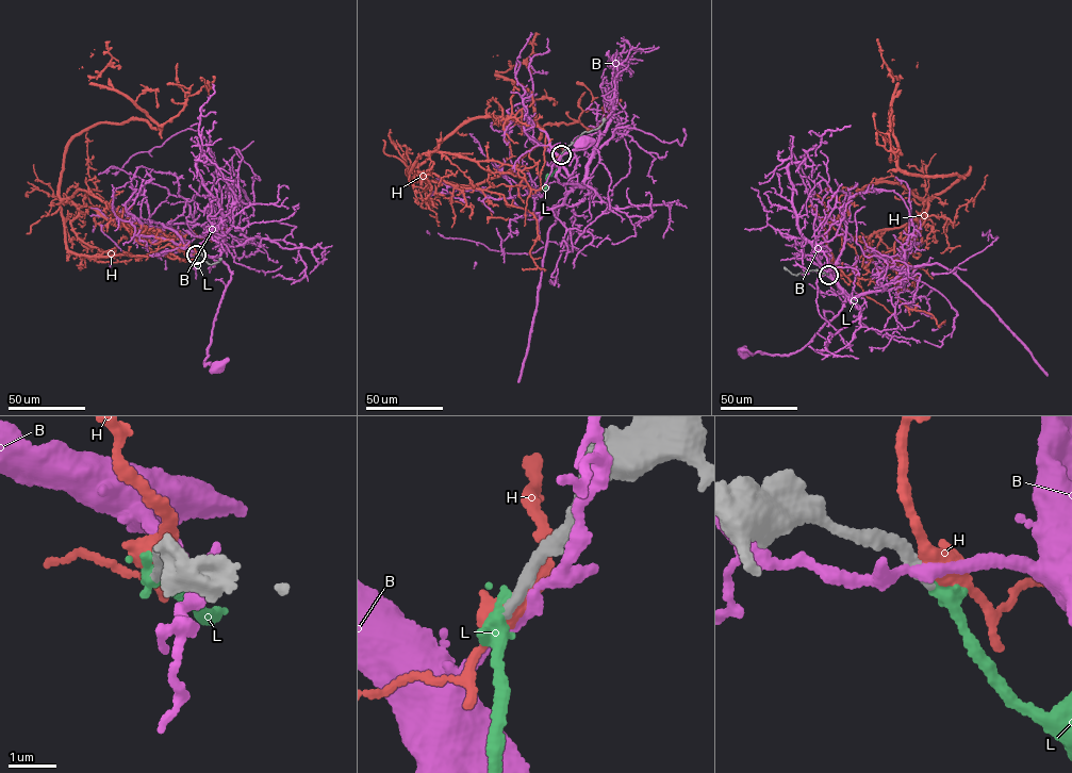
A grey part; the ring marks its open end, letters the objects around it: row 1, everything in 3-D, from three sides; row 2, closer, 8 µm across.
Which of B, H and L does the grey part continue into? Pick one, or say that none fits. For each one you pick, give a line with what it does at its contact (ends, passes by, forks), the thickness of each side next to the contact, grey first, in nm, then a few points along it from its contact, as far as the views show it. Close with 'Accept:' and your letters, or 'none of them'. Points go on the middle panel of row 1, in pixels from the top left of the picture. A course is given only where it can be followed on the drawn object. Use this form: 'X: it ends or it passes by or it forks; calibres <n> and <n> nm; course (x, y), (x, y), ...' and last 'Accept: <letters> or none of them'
Accept: none of them

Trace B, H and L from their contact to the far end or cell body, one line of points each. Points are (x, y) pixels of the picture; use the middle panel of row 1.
B: (562, 153), (560, 157), (573, 183), (582, 187), (562, 185), (556, 176), (558, 160), (581, 140)
H: (561, 153), (540, 127), (479, 116), (407, 174), (474, 186), (536, 144), (529, 94), (494, 75), (539, 34)
L: (561, 153), (559, 166), (547, 177), (544, 188)

